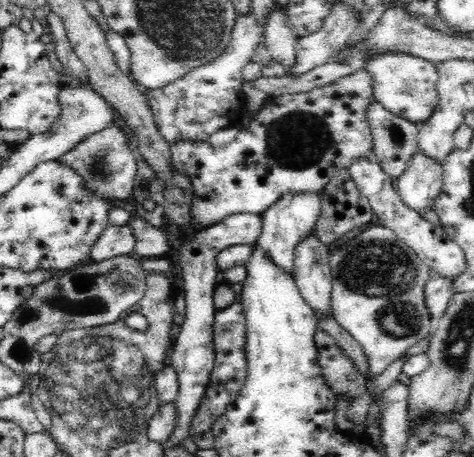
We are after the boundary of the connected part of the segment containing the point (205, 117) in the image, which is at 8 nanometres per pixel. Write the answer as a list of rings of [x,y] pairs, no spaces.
[[[250,9],[243,15],[237,16],[230,42],[226,46],[226,50],[216,60],[190,70],[188,74],[182,76],[182,78],[178,78],[178,80],[174,80],[172,84],[166,84],[162,88],[156,88],[154,90],[147,89],[144,91],[146,101],[148,101],[148,105],[150,105],[152,113],[154,113],[156,127],[158,127],[160,135],[162,135],[162,139],[168,141],[168,145],[172,146],[179,140],[207,141],[208,137],[212,136],[214,132],[220,130],[220,128],[226,128],[226,126],[238,126],[238,128],[242,128],[240,117],[247,110],[246,94],[242,91],[241,84],[243,80],[242,69],[252,60],[254,50],[263,42],[262,35],[263,28],[260,27],[254,15],[254,10]]]

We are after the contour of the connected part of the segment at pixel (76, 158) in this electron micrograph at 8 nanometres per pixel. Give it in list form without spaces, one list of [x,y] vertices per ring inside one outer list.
[[[110,124],[94,134],[88,134],[82,142],[78,142],[72,150],[60,155],[58,159],[74,168],[82,176],[87,188],[95,193],[97,198],[106,198],[112,203],[123,205],[131,201],[134,191],[134,182],[138,170],[138,163],[134,151],[128,145],[130,140],[126,131],[116,124]]]

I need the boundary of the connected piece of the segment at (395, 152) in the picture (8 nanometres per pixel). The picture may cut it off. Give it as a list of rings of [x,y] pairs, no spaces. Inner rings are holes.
[[[378,102],[368,106],[366,117],[374,135],[373,158],[396,180],[419,150],[419,124],[395,115]]]

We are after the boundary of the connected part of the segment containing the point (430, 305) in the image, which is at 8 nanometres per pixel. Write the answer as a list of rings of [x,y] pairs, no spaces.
[[[438,274],[432,275],[425,284],[424,303],[432,321],[440,322],[444,316],[448,301],[453,295],[452,284],[454,284],[454,279]]]

